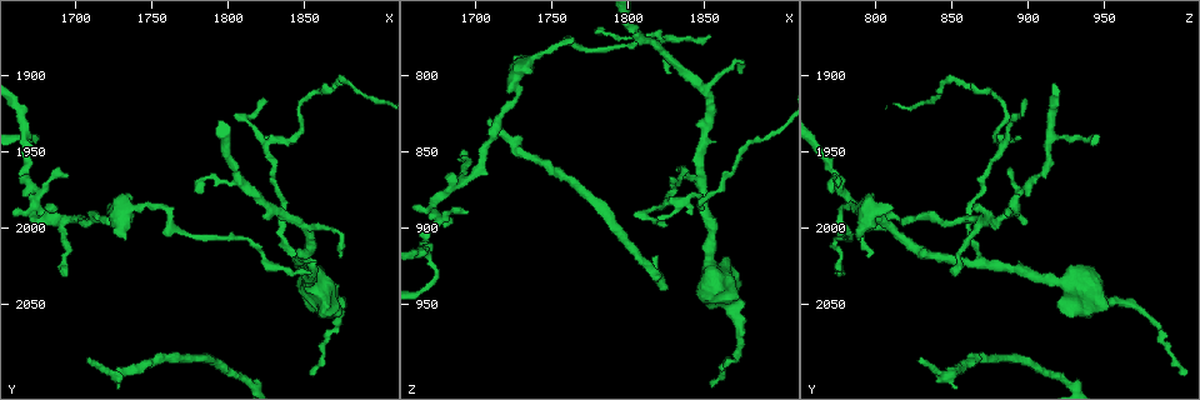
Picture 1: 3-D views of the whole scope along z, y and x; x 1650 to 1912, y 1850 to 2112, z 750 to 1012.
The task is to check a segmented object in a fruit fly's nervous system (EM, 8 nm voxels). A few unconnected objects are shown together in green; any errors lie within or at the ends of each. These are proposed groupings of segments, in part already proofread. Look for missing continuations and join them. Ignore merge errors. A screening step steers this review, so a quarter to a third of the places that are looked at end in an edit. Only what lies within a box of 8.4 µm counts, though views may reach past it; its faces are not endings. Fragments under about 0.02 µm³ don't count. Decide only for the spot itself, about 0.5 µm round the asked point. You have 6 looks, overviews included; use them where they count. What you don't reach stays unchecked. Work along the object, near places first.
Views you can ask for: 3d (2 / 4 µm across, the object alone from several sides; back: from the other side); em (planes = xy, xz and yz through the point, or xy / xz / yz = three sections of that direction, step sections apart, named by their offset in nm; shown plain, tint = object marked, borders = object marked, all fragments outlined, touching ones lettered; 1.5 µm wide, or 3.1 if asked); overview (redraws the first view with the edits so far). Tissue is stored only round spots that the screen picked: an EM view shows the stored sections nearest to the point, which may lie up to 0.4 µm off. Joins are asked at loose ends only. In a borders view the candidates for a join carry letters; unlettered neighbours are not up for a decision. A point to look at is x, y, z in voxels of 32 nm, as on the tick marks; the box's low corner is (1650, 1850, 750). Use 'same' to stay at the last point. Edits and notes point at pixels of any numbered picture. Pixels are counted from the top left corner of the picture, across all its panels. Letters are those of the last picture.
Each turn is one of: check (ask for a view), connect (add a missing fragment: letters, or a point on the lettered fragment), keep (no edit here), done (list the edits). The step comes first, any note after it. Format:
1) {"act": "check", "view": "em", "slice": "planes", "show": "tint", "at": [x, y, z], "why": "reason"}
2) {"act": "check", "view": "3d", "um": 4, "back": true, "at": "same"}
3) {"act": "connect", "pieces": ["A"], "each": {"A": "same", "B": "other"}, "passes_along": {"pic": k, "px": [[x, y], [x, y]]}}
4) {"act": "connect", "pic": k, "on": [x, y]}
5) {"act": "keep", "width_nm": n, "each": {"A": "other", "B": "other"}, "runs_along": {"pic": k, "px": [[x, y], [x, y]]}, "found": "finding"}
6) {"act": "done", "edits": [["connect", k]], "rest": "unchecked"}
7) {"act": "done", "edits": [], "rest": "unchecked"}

{"act": "check", "view": "em", "slice": "planes", "show": "plain", "at": [1692, 2030, 852], "why": "thin end"}

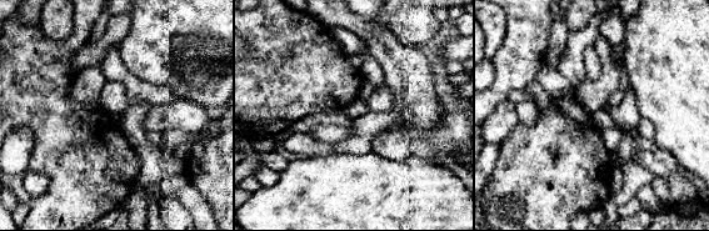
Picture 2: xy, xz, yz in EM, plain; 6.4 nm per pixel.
{"act": "check", "view": "em", "slice": "planes", "show": "borders", "at": "same"}

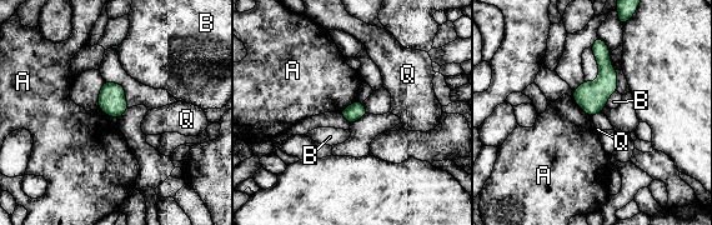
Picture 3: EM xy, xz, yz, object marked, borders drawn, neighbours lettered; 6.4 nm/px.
{"act": "keep", "longest_contact_nm": ["A", 180], "each": {"A": "other", "B": "other", "Q": "other"}, "found": "none of them fits"}

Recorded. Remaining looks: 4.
{"act": "check", "view": "3d", "um": 2, "at": [1708, 2084, 830], "why": "branch stops here"}

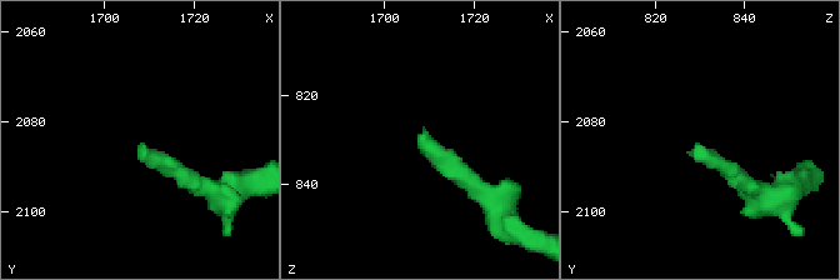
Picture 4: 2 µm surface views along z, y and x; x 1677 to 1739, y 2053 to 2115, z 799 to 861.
{"act": "check", "view": "em", "slice": "planes", "show": "plain", "at": [1708, 2084, 831]}

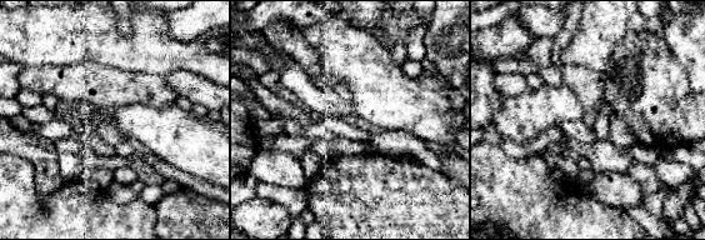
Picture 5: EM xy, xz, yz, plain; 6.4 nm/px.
{"act": "check", "view": "em", "slice": "planes", "show": "borders", "at": "same", "why": "see the neighbours"}

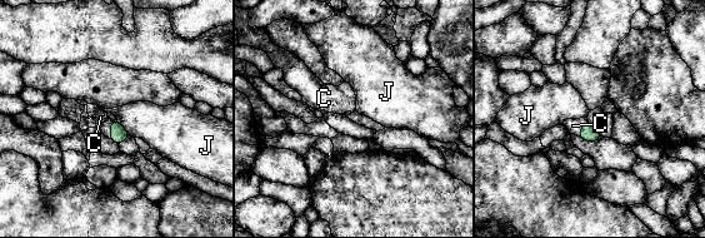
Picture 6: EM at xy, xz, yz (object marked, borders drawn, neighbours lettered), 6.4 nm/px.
{"act": "connect", "pieces": ["C"], "longest_contact_nm": ["J", 140], "each": {"C": "same", "J": "other"}, "found": "it goes on there"}

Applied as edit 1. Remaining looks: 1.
{"act": "done", "edits": [["connect", 6]], "rest": "unchecked"}

